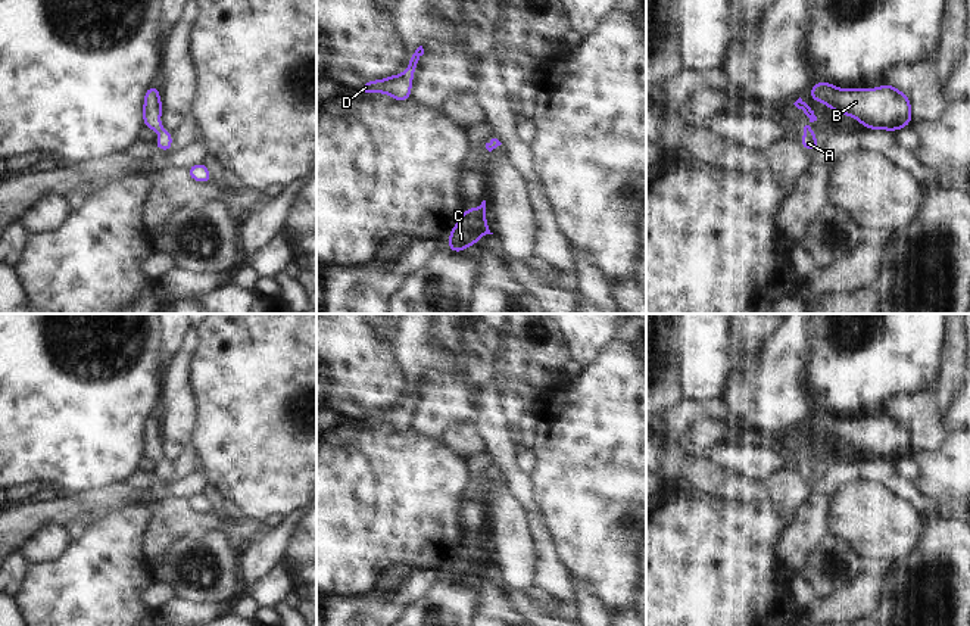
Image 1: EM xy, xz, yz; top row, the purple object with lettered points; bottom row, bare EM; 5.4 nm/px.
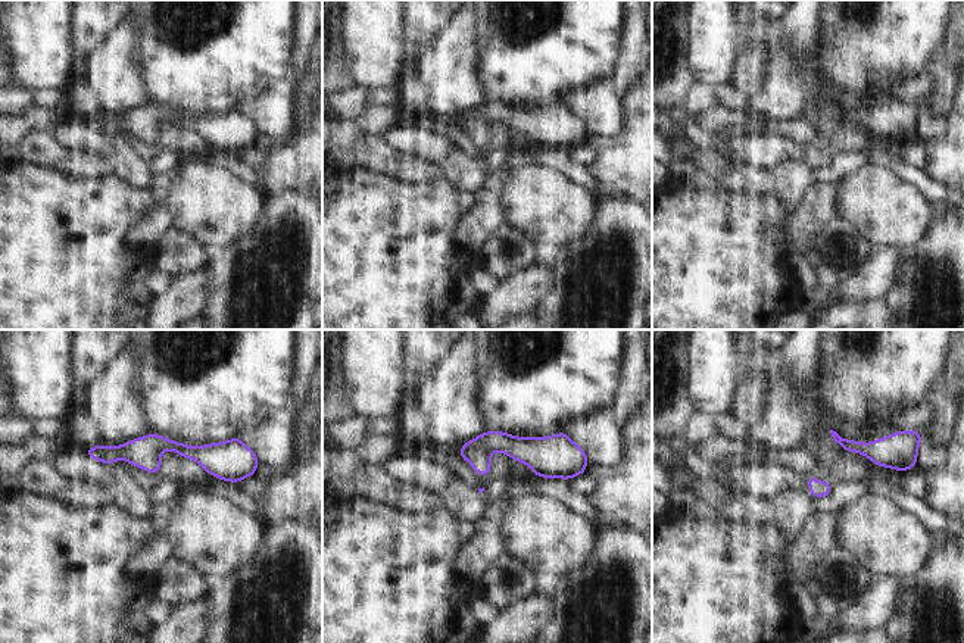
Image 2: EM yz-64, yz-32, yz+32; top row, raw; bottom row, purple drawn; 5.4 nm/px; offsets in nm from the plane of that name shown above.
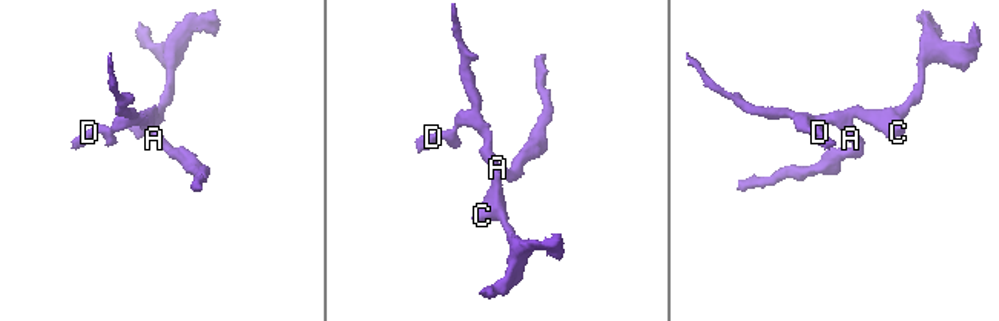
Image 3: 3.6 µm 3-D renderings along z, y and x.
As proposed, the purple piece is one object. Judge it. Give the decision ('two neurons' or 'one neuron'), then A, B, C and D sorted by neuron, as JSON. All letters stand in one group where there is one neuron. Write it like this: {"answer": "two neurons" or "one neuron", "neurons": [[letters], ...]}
{"answer": "one neuron", "neurons": [["A", "B", "C", "D"]]}

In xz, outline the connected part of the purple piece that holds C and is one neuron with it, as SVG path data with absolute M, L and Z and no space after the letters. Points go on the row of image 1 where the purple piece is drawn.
M486 200L477 208L464 209L461 218L456 221L453 228L449 231L447 250L461 253L487 234L493 234L489 230L486 219Z

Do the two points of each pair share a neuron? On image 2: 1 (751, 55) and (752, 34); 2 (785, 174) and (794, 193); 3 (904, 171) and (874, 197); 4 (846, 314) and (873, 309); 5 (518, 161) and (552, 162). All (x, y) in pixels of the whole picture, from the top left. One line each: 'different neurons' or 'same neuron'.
1: different neurons
2: same neuron
3: different neurons
4: same neuron
5: same neuron

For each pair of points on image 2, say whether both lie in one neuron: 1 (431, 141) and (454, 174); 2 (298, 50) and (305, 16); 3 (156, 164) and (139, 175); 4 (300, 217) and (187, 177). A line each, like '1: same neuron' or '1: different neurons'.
1: different neurons
2: same neuron
3: different neurons
4: different neurons

